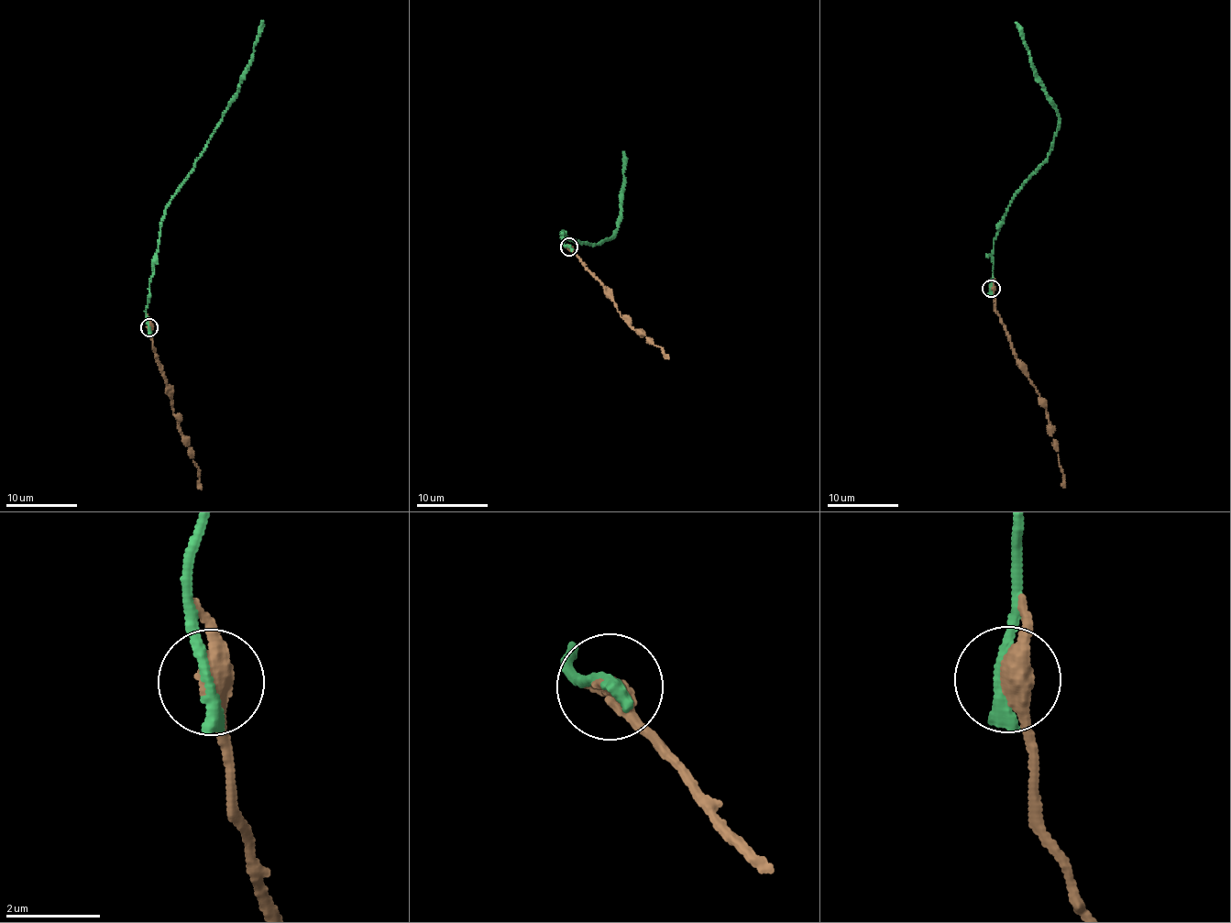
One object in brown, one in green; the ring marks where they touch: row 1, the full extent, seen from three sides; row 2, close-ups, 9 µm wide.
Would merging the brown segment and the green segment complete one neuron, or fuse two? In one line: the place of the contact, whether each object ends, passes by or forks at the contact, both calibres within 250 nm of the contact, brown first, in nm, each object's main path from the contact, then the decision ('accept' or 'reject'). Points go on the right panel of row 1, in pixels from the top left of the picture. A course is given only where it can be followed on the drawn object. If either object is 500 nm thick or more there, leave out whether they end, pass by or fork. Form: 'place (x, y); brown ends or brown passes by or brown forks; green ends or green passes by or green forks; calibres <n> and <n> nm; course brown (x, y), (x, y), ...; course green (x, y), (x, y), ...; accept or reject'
place (991, 288); brown passes by; green ends; calibres 400 and 320 nm; course brown (992, 288), (995, 313), (1004, 326), (1016, 361), (1046, 405), (1065, 488); course green (990, 288), (997, 223), (1014, 193), (1047, 158), (1058, 120), (1056, 106), (1031, 62), (1022, 28), (1015, 23); reject

